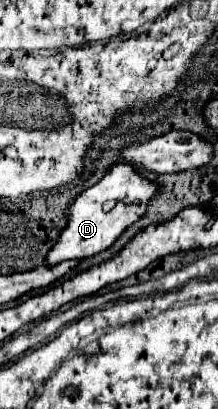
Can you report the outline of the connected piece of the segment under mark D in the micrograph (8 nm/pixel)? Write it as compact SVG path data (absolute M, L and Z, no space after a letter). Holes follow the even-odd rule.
M129 164L109 166L109 170L103 174L103 178L97 184L83 190L71 202L67 212L67 226L65 230L61 230L61 238L57 238L57 246L53 246L53 250L45 256L45 264L55 266L65 260L81 260L109 248L129 224L133 224L137 218L145 214L147 200L153 198L153 192L155 192L155 184L141 178ZM109 200L115 200L115 206L113 210L105 212L103 204Z

